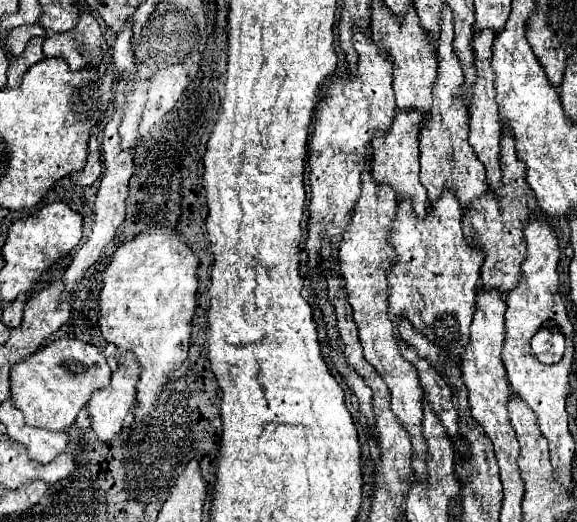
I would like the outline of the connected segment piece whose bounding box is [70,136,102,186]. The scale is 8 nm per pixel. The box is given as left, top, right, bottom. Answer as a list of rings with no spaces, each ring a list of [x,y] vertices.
[[[92,136],[90,138],[90,144],[88,144],[90,148],[90,154],[88,154],[88,164],[86,164],[86,168],[82,170],[82,172],[74,172],[70,178],[74,180],[74,182],[78,182],[80,186],[90,186],[90,184],[94,184],[98,178],[100,178],[100,174],[102,174],[102,154],[100,154],[100,148],[98,148],[98,140],[96,140],[96,136]]]

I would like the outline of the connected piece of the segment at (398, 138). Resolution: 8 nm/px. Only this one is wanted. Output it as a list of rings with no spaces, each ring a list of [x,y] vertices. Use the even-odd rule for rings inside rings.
[[[398,110],[388,132],[378,132],[372,140],[372,176],[378,184],[388,184],[396,190],[398,200],[410,198],[414,212],[426,216],[426,188],[420,182],[420,162],[418,162],[418,132],[420,114],[416,110]]]

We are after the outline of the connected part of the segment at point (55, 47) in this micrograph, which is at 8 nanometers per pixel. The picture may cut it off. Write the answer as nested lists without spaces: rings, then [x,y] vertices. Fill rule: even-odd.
[[[84,12],[78,18],[78,24],[68,34],[54,34],[44,42],[44,56],[64,58],[72,70],[80,70],[86,66],[98,66],[102,32],[98,20]]]

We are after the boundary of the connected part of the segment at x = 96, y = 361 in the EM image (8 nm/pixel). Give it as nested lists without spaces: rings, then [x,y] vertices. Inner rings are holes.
[[[54,340],[12,366],[10,394],[16,408],[24,412],[28,426],[42,428],[44,420],[44,428],[48,430],[66,430],[76,420],[94,388],[98,388],[98,382],[104,382],[106,366],[108,362],[96,346],[80,340]]]

